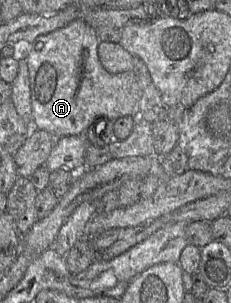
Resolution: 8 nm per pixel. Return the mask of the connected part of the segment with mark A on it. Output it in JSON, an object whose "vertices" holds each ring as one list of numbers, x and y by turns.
{"vertices":[[76,19,53,32,40,35,32,42,26,57,30,81,32,128,45,130,55,137,84,135,98,117,112,121,123,116,139,116,141,90,132,71,110,74,98,57,99,39,96,30,81,19]]}

